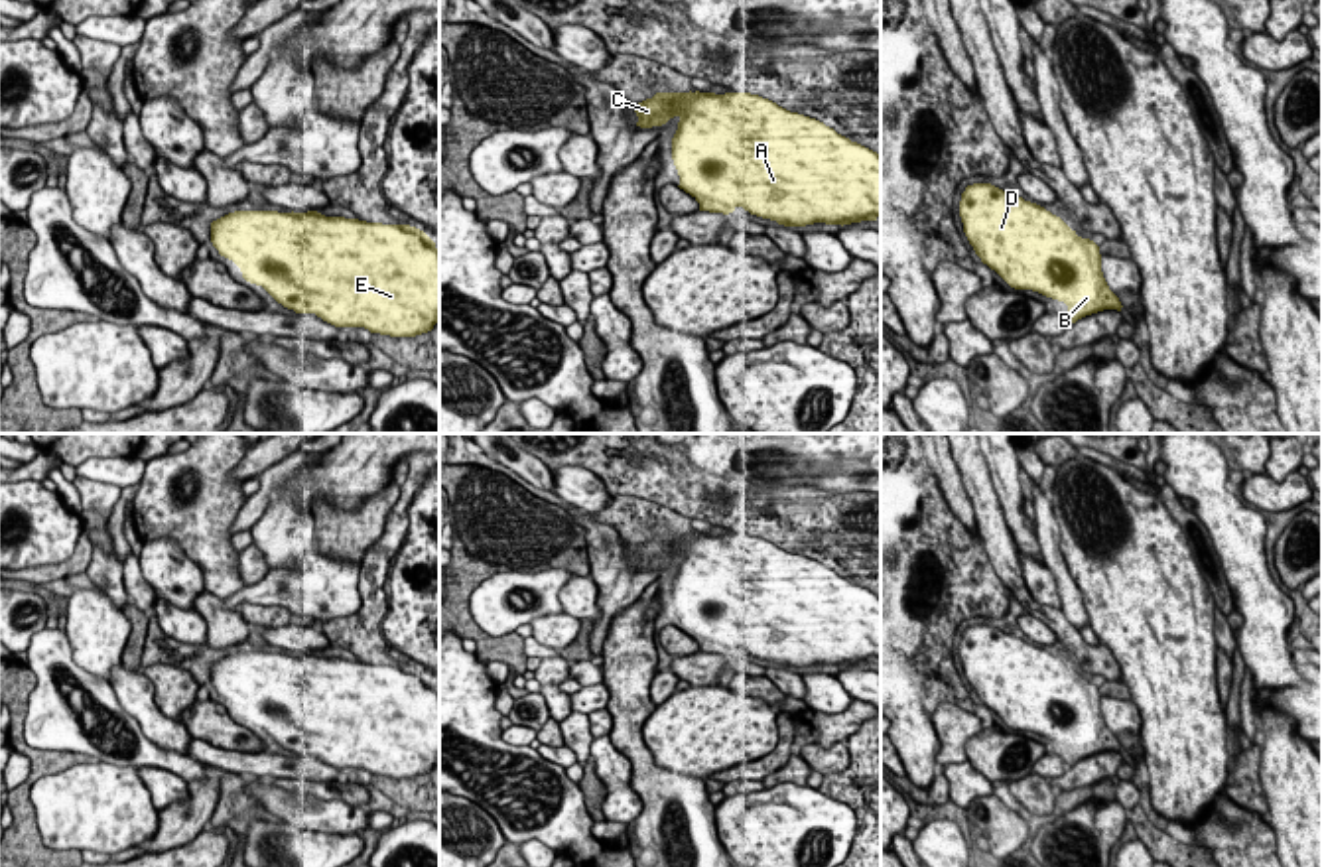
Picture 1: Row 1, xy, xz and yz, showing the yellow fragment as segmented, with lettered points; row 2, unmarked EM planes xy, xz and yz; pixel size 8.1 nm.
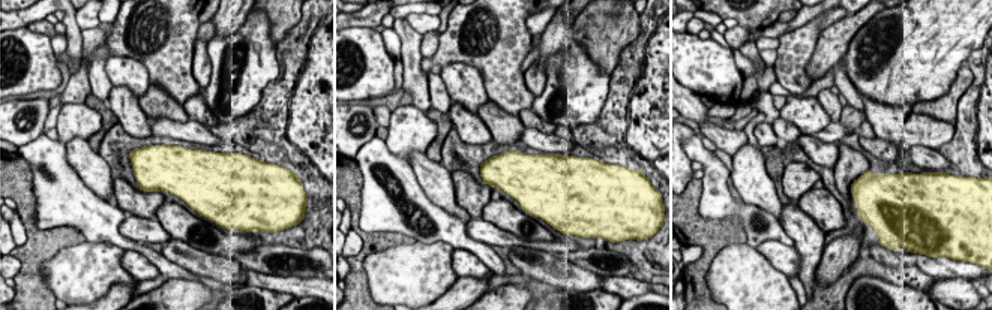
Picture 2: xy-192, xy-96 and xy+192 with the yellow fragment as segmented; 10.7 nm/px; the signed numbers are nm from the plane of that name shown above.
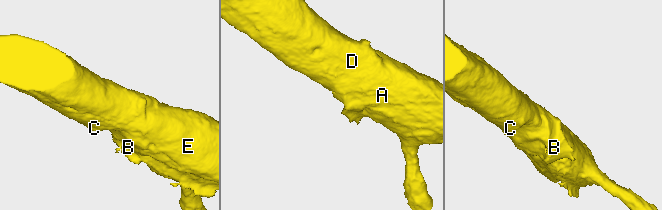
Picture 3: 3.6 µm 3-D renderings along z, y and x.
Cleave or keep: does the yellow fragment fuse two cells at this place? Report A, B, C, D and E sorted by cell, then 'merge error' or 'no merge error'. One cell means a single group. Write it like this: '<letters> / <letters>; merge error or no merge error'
A B C D E; no merge error

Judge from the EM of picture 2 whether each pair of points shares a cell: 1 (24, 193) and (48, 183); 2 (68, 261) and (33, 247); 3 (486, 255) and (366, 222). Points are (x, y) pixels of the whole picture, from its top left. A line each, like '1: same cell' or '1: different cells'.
1: different cells
2: different cells
3: same cell

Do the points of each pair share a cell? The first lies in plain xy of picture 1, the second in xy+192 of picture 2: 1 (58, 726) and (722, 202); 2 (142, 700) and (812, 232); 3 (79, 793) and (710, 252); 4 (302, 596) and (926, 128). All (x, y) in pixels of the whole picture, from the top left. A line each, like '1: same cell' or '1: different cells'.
1: same cell
2: same cell
3: different cells
4: same cell

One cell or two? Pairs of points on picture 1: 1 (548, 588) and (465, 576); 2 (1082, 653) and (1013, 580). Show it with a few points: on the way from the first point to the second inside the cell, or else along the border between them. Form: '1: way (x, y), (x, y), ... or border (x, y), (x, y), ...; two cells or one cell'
1: border (532, 570), (491, 574), (471, 594), (471, 619); two cells
2: way (1066, 633), (1027, 600); one cell

